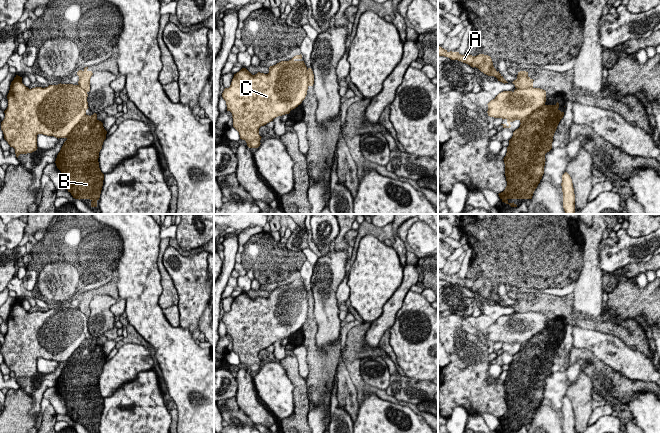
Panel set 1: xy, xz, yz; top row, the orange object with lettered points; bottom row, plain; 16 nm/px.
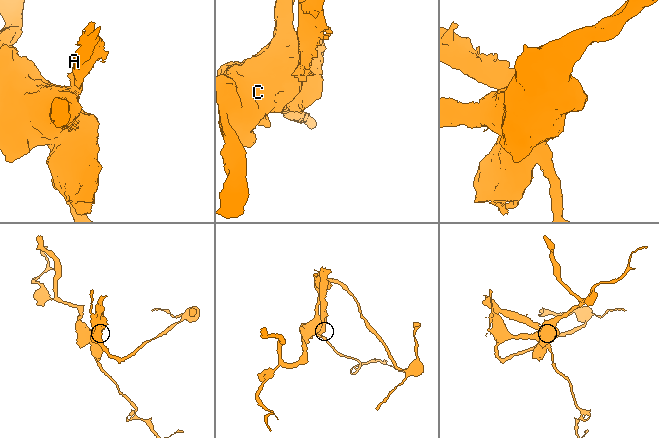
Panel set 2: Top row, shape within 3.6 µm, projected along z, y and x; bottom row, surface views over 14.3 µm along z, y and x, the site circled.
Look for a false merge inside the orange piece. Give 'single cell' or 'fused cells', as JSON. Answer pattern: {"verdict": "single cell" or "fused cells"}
{"verdict": "fused cells"}

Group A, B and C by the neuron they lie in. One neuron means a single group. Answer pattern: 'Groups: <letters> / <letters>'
Groups: A / B C

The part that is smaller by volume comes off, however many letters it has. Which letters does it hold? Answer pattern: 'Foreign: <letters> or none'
Foreign: A

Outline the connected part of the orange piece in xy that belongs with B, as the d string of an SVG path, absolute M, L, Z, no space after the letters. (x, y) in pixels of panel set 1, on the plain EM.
M16 299L11 306L10 314L7 319L8 331L4 335L5 342L1 346L1 354L4 363L10 371L15 373L16 381L20 378L32 377L37 374L37 359L43 358L54 360L56 362L66 362L60 376L56 382L56 390L65 401L67 414L75 423L90 423L91 431L97 431L97 425L100 422L104 398L99 392L99 376L102 373L107 355L103 351L103 347L97 343L97 338L89 340L86 338L88 331L88 318L79 309L58 308L49 309L48 311L35 311L29 313L22 307L22 301Z

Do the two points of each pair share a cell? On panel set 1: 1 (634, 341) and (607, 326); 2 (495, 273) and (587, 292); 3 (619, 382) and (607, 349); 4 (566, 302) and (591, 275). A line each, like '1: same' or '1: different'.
1: same
2: different
3: different
4: different

